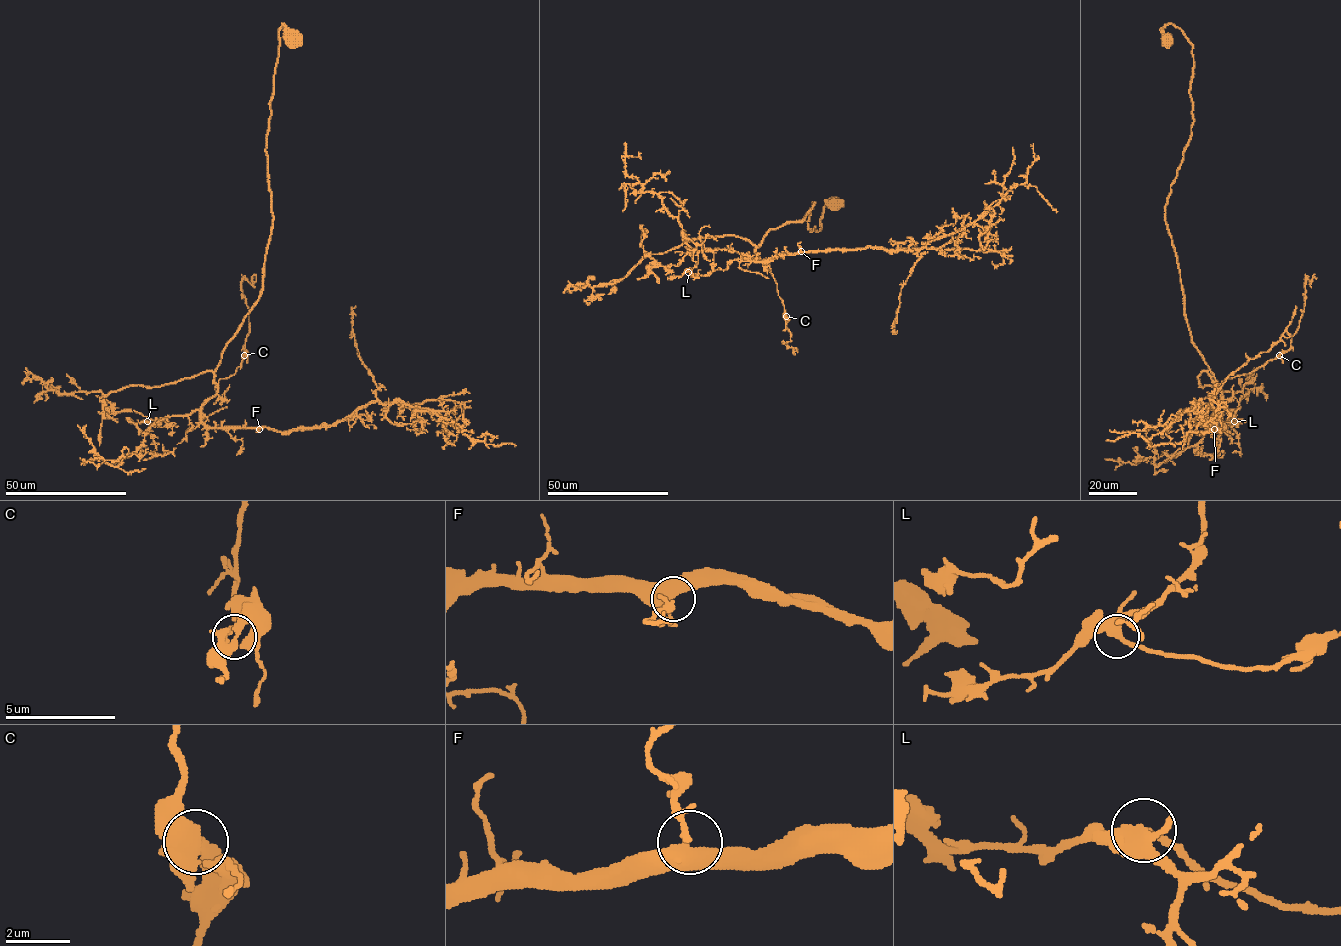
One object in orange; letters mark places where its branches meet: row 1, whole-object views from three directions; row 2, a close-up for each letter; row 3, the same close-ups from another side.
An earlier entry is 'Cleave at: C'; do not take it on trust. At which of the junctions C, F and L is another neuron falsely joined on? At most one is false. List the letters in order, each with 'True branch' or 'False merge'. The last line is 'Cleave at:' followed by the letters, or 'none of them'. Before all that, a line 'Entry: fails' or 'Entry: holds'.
Entry: fails
C: True branch
F: True branch
L: True branch
Cleave at: none of them

